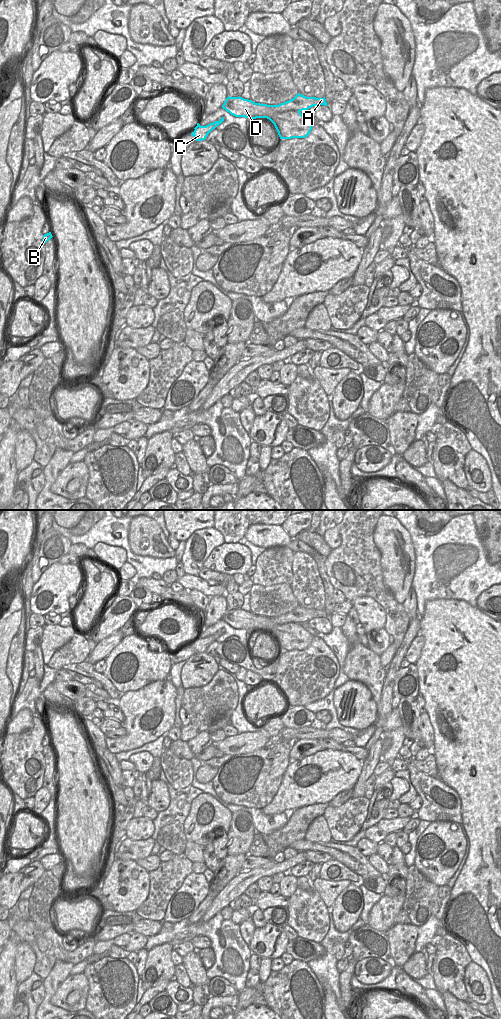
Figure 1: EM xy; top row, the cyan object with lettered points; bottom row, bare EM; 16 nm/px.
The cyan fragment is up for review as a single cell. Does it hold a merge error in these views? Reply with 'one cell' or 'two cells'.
two cells

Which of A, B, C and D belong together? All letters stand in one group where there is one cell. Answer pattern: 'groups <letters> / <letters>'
groups A B C / D

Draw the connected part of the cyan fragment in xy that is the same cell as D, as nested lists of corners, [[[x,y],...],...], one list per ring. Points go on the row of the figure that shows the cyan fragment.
[[[227,97],[222,108],[235,117],[245,117],[250,119],[267,118],[275,126],[280,139],[305,138],[313,127],[313,123],[306,119],[299,111],[276,112],[272,110],[275,105],[255,103],[252,100],[242,97]]]

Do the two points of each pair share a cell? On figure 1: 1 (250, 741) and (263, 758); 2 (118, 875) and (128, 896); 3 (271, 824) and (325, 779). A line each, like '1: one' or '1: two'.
1: two
2: one
3: two

